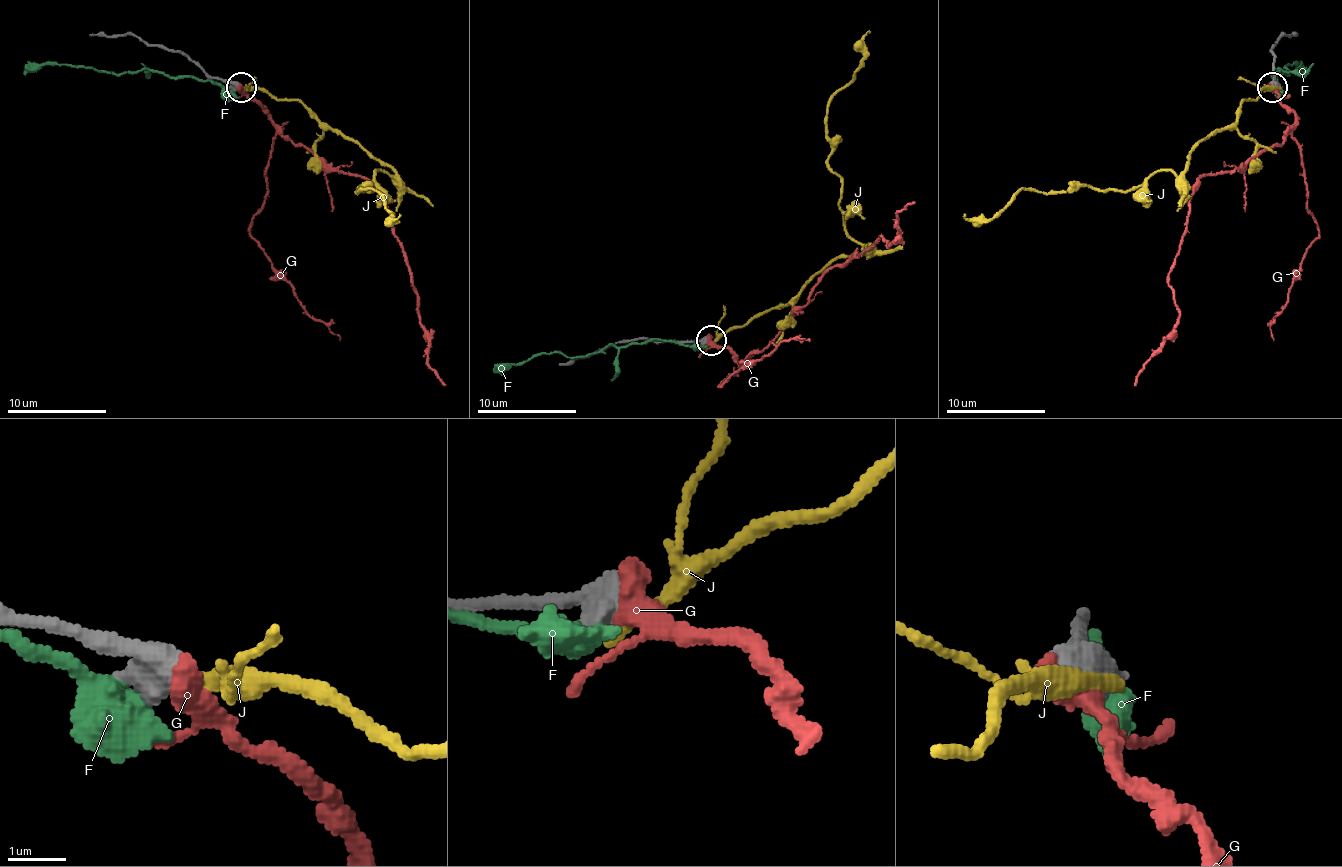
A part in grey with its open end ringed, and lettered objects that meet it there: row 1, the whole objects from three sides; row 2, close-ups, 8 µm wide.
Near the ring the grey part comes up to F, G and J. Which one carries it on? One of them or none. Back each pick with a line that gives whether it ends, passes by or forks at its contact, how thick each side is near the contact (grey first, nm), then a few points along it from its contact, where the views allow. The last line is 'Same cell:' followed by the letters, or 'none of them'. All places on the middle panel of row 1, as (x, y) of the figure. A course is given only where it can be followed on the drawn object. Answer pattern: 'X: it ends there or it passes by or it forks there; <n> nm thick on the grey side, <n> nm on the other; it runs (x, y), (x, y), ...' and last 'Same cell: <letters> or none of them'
Same cell: none of them

